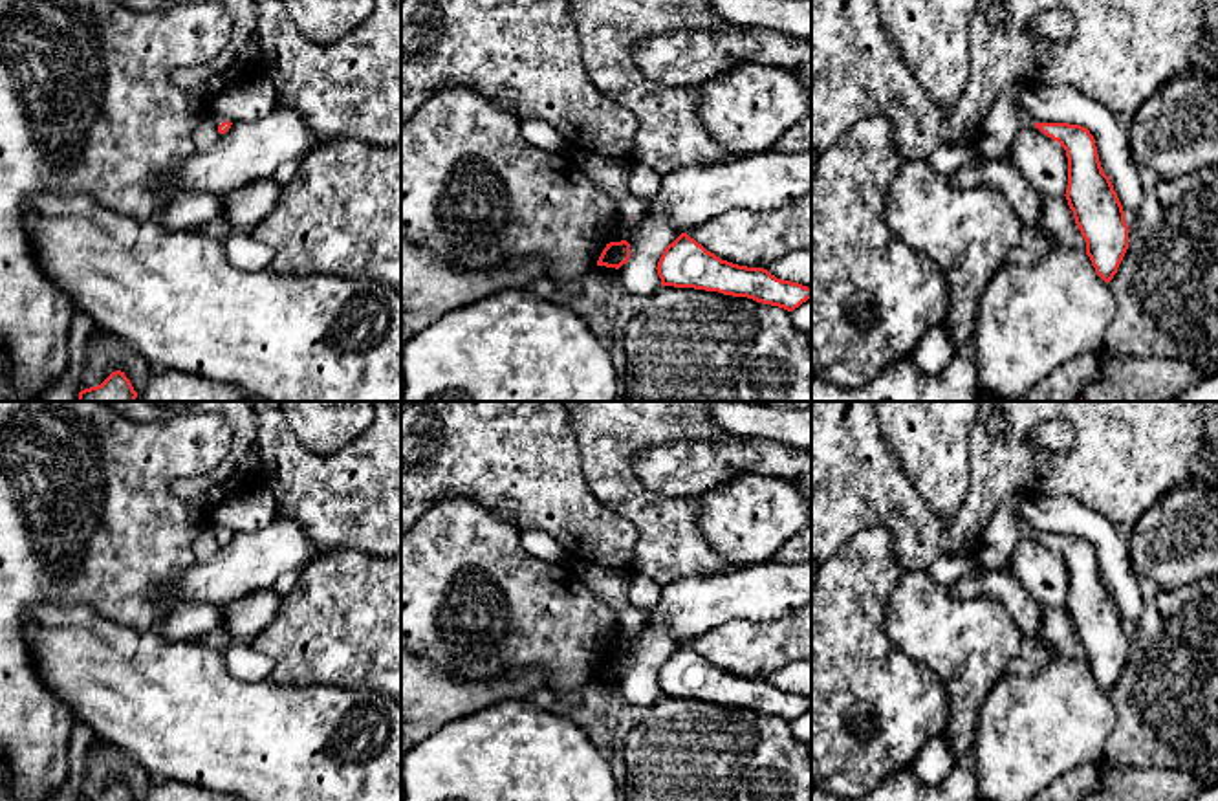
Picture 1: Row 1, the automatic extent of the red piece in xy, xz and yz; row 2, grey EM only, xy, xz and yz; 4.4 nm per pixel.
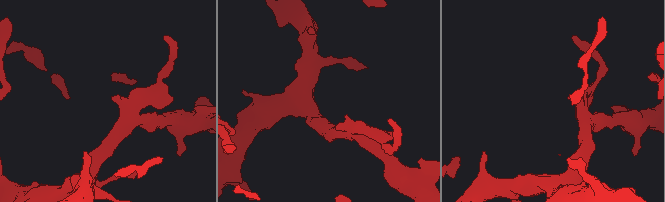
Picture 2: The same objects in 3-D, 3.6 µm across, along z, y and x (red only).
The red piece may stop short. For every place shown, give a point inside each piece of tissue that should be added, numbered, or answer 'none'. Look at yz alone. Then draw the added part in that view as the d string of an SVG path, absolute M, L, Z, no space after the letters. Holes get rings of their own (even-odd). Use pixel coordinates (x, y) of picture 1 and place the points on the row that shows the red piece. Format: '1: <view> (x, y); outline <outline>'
none

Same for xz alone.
none

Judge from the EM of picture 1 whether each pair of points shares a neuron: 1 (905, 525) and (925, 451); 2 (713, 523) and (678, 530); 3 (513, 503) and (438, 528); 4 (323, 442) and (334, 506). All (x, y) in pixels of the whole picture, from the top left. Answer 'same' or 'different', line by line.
1: different
2: different
3: different
4: different

